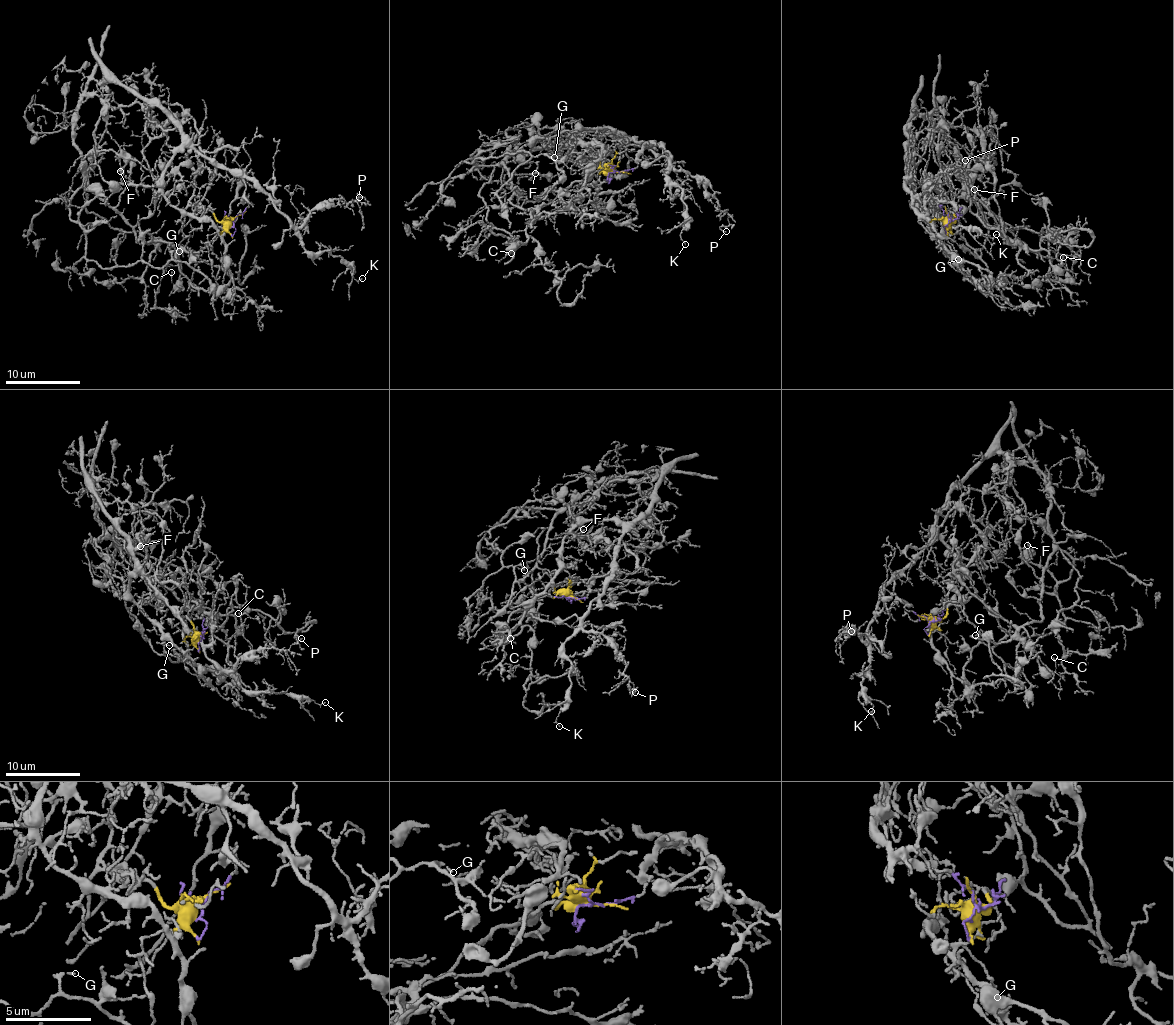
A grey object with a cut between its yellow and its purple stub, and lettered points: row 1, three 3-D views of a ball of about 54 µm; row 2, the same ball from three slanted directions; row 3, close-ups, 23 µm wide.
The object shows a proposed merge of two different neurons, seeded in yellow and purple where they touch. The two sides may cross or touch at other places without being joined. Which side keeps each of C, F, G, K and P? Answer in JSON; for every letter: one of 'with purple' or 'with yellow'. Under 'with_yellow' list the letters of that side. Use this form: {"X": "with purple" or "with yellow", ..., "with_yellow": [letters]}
{"C": "with yellow", "F": "with yellow", "G": "with yellow", "K": "with purple", "P": "with purple", "with_yellow": ["C", "F", "G"]}

